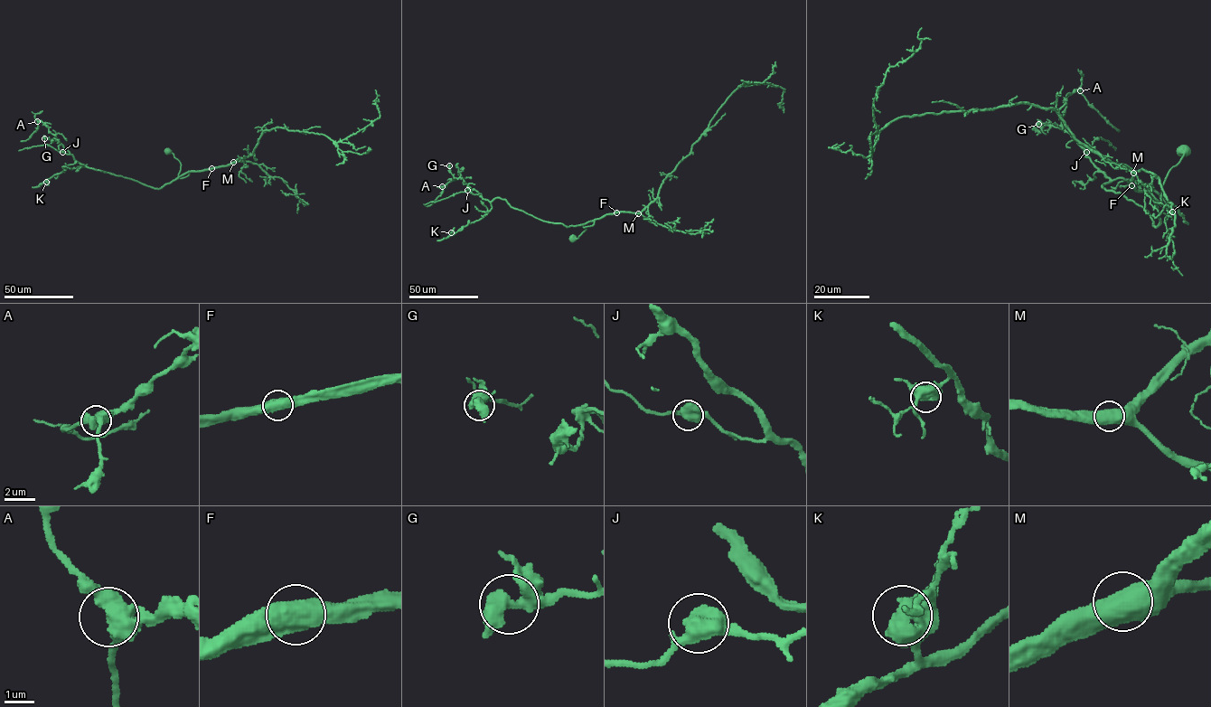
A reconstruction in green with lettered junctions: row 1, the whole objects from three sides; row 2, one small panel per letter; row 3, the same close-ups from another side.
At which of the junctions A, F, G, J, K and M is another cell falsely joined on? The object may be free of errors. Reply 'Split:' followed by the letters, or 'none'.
Split: none

